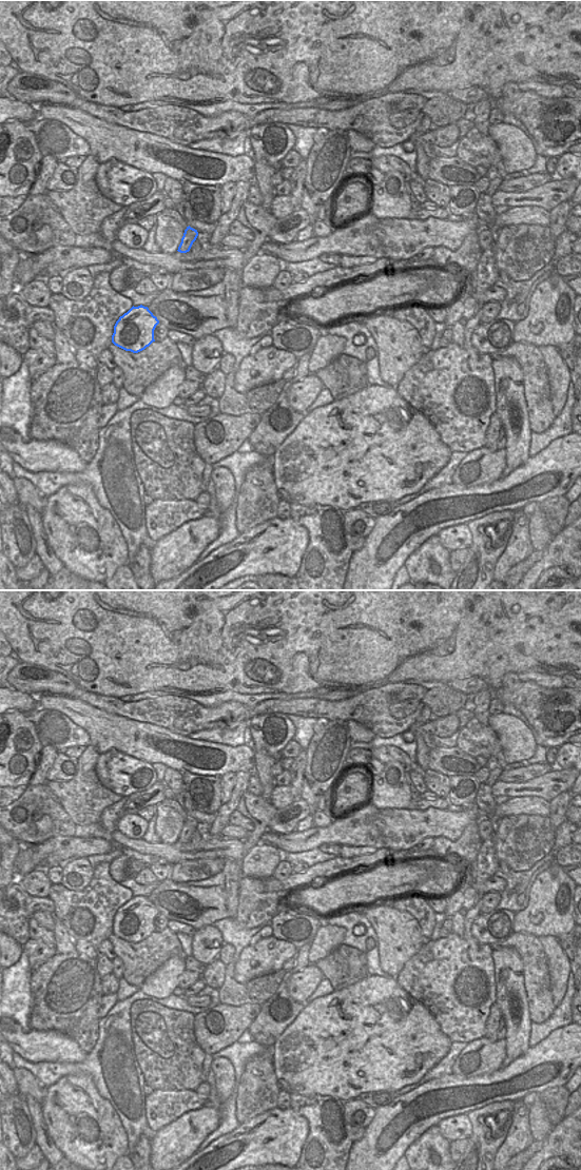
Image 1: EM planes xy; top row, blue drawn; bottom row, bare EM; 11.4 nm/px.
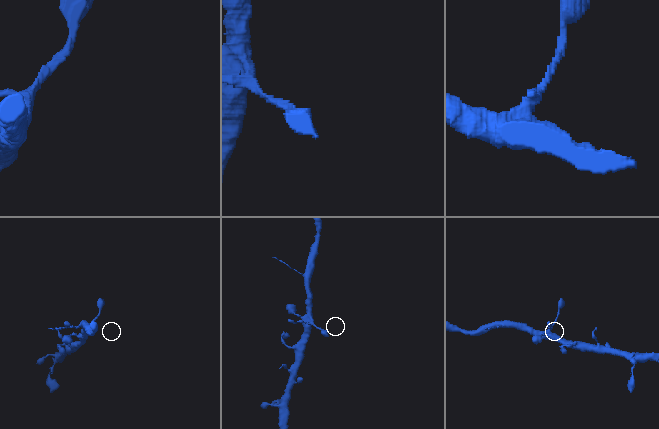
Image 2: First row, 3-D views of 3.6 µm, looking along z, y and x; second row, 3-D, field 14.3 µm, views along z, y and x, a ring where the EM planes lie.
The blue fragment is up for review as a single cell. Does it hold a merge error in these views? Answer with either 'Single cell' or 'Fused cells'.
Single cell.

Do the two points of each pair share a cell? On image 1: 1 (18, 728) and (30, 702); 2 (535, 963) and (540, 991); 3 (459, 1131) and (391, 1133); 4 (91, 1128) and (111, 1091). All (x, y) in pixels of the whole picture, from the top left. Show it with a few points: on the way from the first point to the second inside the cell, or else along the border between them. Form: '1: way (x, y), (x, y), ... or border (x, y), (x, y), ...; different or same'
1: border (11, 709), (19, 709), (23, 713); different
2: way (536, 970), (537, 985); same
3: border (460, 1113), (444, 1117), (437, 1125); different
4: border (93, 1078), (97, 1091), (113, 1107), (120, 1120); different

